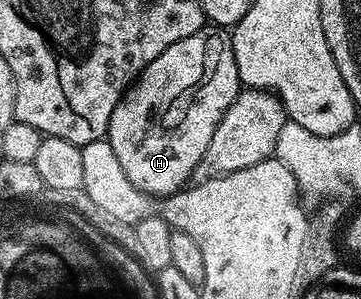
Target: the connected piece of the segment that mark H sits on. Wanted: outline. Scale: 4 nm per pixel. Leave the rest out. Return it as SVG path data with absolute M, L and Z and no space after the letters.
M206 25L201 31L192 33L192 37L184 37L176 41L176 45L168 45L152 65L139 73L116 109L112 109L106 138L112 145L112 153L116 153L116 161L120 161L120 169L128 173L128 181L151 197L165 197L183 190L191 182L196 165L200 165L200 157L204 157L212 141L212 133L216 133L216 125L220 125L228 105L232 105L239 90L234 40L225 30Z

